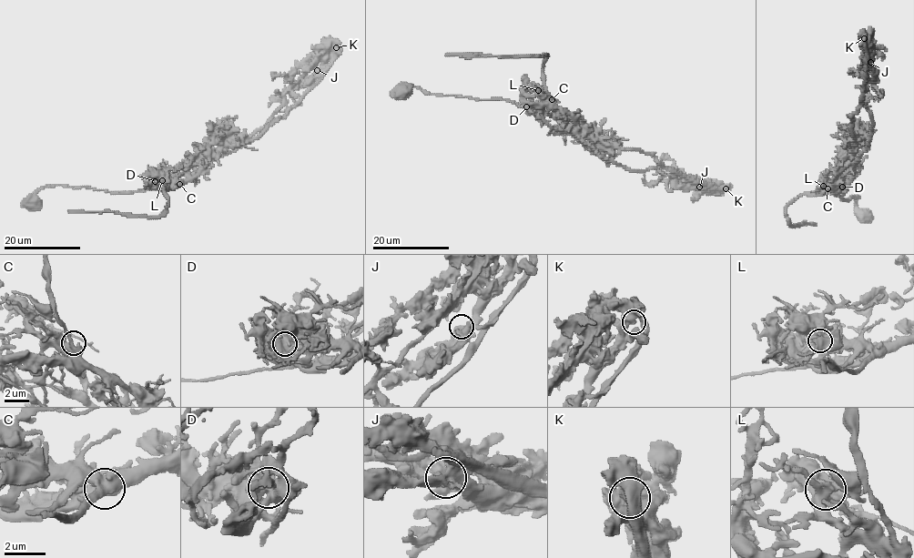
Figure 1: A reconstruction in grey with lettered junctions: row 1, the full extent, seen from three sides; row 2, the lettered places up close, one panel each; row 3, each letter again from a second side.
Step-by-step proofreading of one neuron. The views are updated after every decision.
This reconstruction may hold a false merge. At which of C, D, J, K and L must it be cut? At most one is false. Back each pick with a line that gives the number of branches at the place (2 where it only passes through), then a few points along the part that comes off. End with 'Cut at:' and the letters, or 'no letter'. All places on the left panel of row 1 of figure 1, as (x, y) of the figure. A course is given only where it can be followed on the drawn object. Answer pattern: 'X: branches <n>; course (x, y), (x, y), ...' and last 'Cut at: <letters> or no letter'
D: branches 4; course (156, 181), (160, 187), (178, 187), (220, 151), (257, 138), (318, 80), (332, 45), (323, 43), (287, 76)
Cut at: D

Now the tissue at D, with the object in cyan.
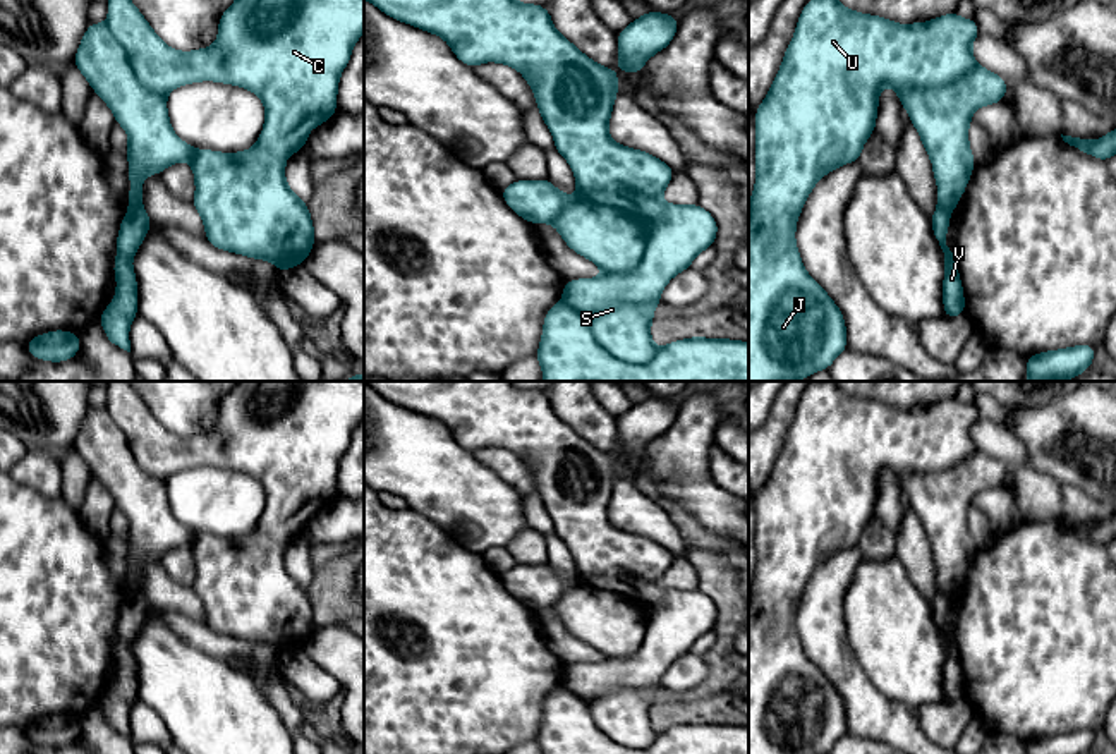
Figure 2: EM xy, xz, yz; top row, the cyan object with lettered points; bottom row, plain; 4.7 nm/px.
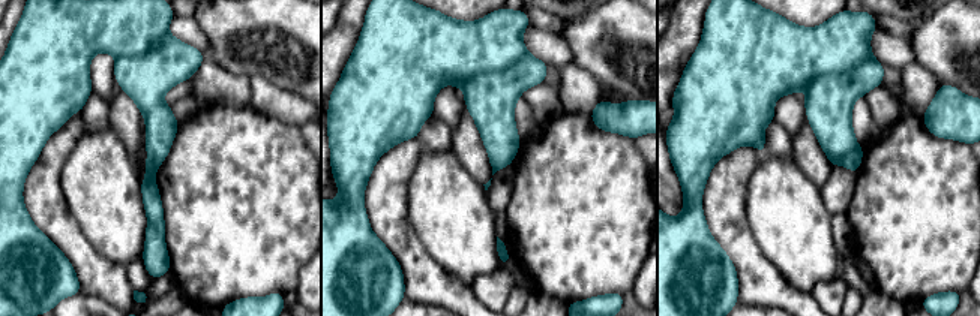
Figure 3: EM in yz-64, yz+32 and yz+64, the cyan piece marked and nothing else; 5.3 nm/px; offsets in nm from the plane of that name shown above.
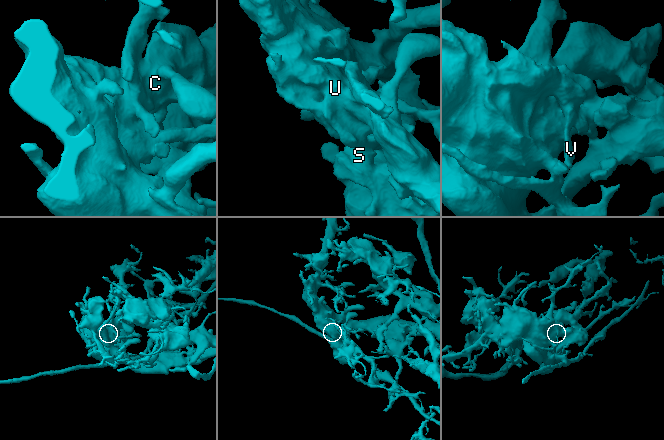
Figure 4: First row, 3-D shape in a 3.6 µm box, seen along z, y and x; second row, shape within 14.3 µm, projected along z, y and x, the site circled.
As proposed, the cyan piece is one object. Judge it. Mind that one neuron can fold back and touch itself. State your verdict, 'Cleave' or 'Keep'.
Cleave

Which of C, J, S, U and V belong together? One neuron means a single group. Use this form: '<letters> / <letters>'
C J S U / V

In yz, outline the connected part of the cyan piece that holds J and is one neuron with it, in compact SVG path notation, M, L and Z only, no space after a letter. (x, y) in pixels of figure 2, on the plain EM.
M817 381L810 383L805 388L798 402L795 419L785 436L781 452L771 469L771 474L764 483L764 486L755 495L757 563L749 587L749 754L828 754L833 749L833 745L843 735L848 733L845 701L841 699L834 685L826 678L826 675L805 656L795 627L795 613L800 596L805 589L805 584L814 574L814 570L834 553L852 546L858 546L865 526L876 514L879 476L886 469L889 469L896 476L903 493L908 496L910 507L915 510L922 524L924 534L927 536L932 546L932 551L943 556L937 563L937 593L941 596L949 596L951 594L949 587L953 584L960 584L960 577L967 570L967 563L977 548L975 543L972 541L972 534L968 529L968 510L972 507L972 498L980 491L1003 486L1008 472L1008 467L1001 460L984 453L975 447L972 440L972 426L979 419L980 416L977 407L973 404L963 404L956 397L944 398L929 407L896 409L879 400L850 395L843 388L840 388L834 381Z

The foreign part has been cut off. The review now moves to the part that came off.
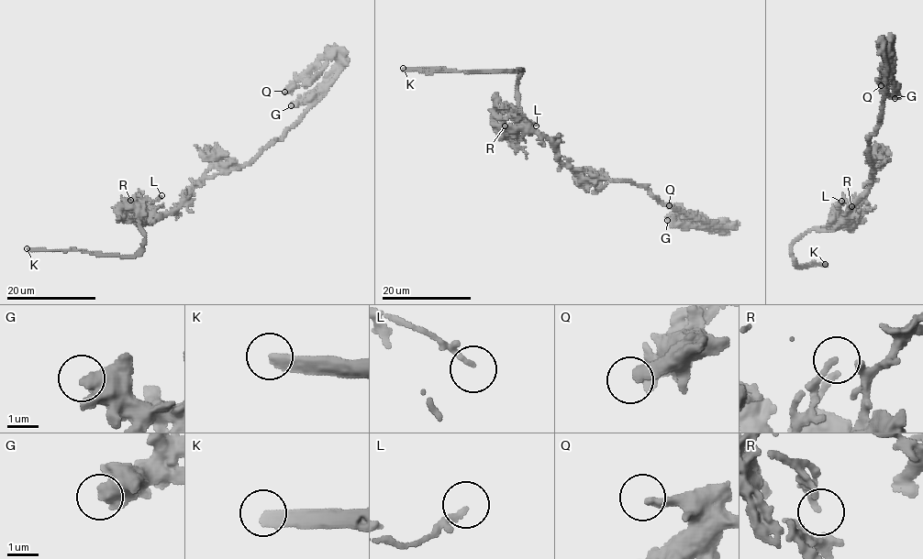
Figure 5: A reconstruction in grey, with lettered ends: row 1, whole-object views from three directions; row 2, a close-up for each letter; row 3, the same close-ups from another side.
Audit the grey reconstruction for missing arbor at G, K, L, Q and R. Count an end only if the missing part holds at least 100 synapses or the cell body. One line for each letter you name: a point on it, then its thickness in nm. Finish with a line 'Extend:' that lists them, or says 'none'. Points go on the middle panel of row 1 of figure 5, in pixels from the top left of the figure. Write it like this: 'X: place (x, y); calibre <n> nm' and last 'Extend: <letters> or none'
K: place (403, 68); calibre 400 nm
Extend: K

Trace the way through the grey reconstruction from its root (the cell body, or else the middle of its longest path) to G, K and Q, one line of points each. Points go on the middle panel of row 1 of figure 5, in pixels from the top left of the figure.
G: (575, 169), (583, 169), (604, 179), (639, 183), (670, 207), (703, 221), (699, 224), (672, 224), (667, 220)
K: (575, 169), (559, 159), (556, 147), (529, 126), (519, 112), (517, 83), (523, 71), (426, 71), (403, 68)
Q: (575, 169), (630, 180), (709, 227), (728, 226), (685, 222), (669, 205)

